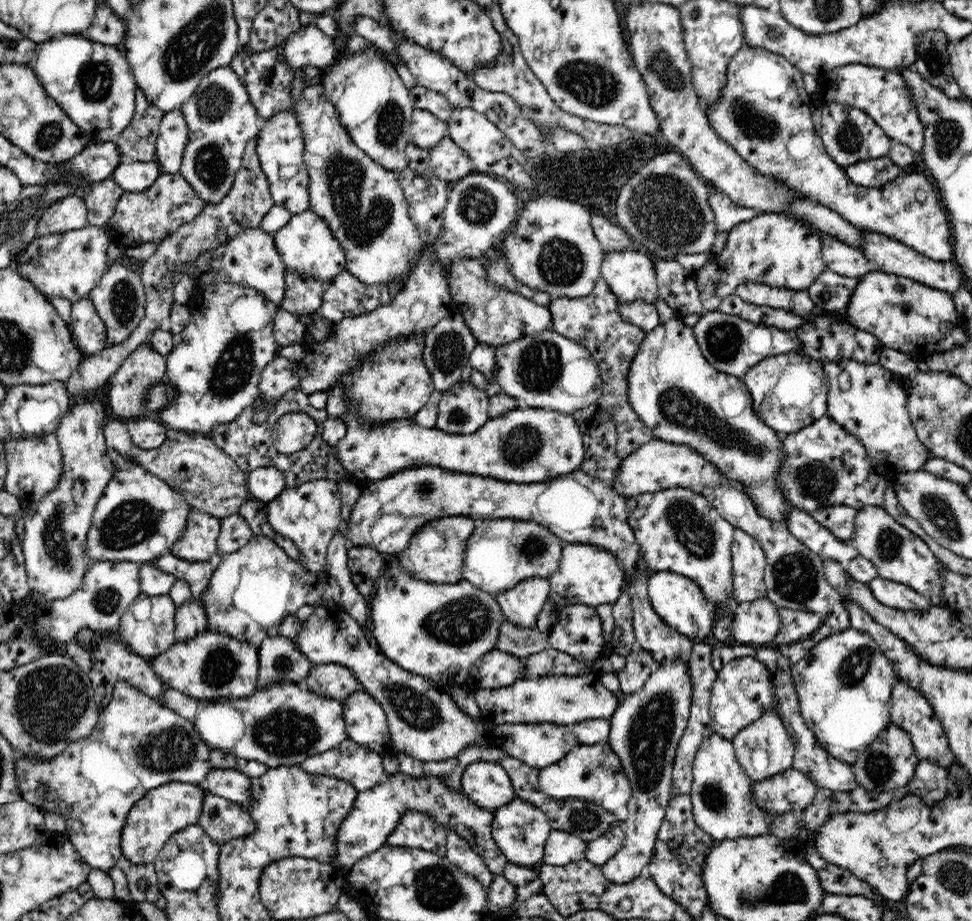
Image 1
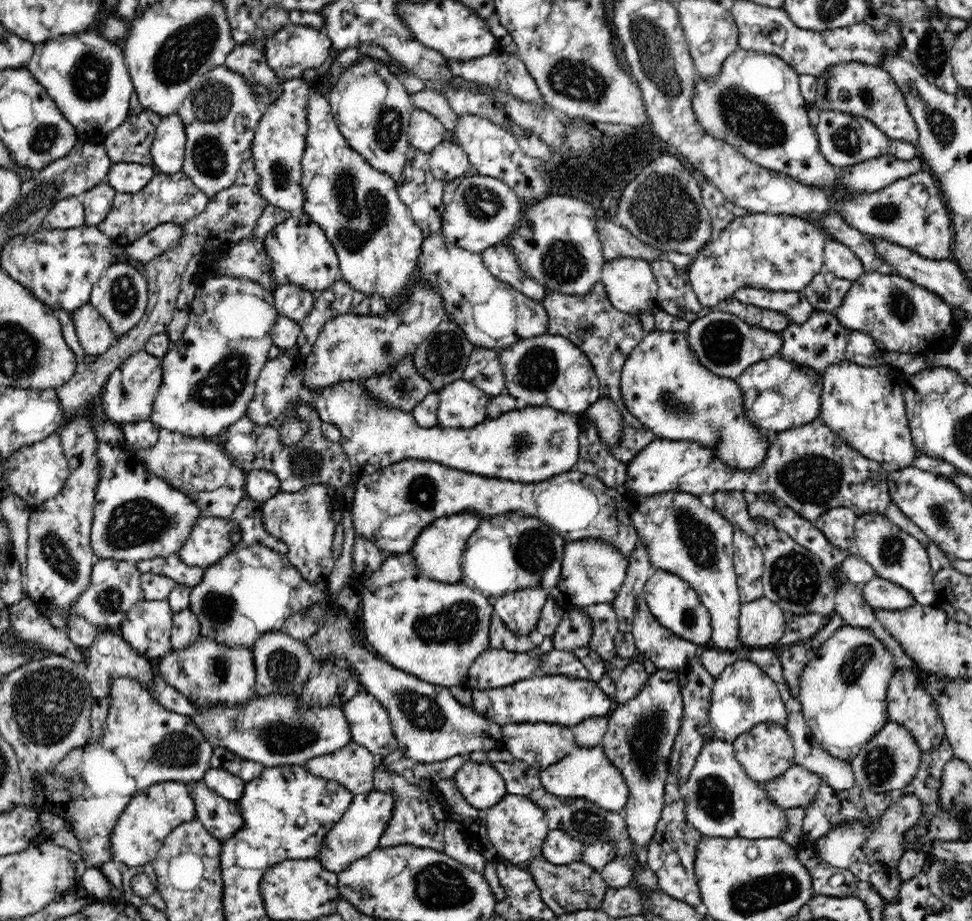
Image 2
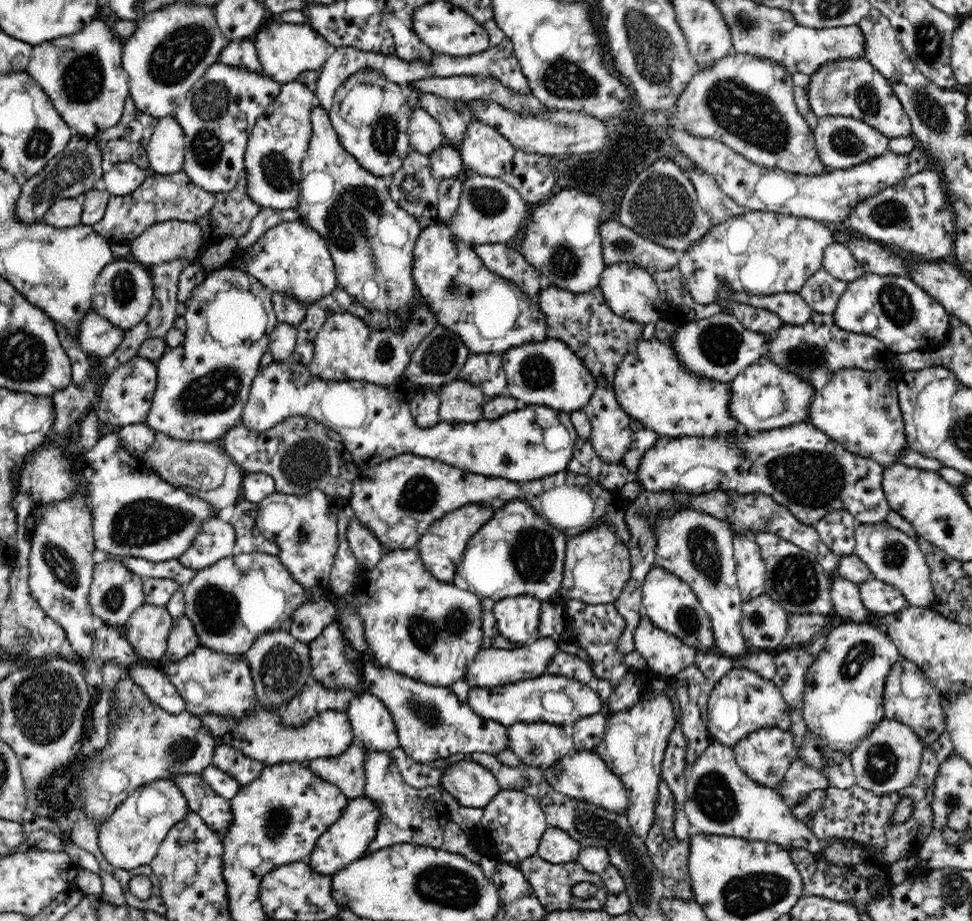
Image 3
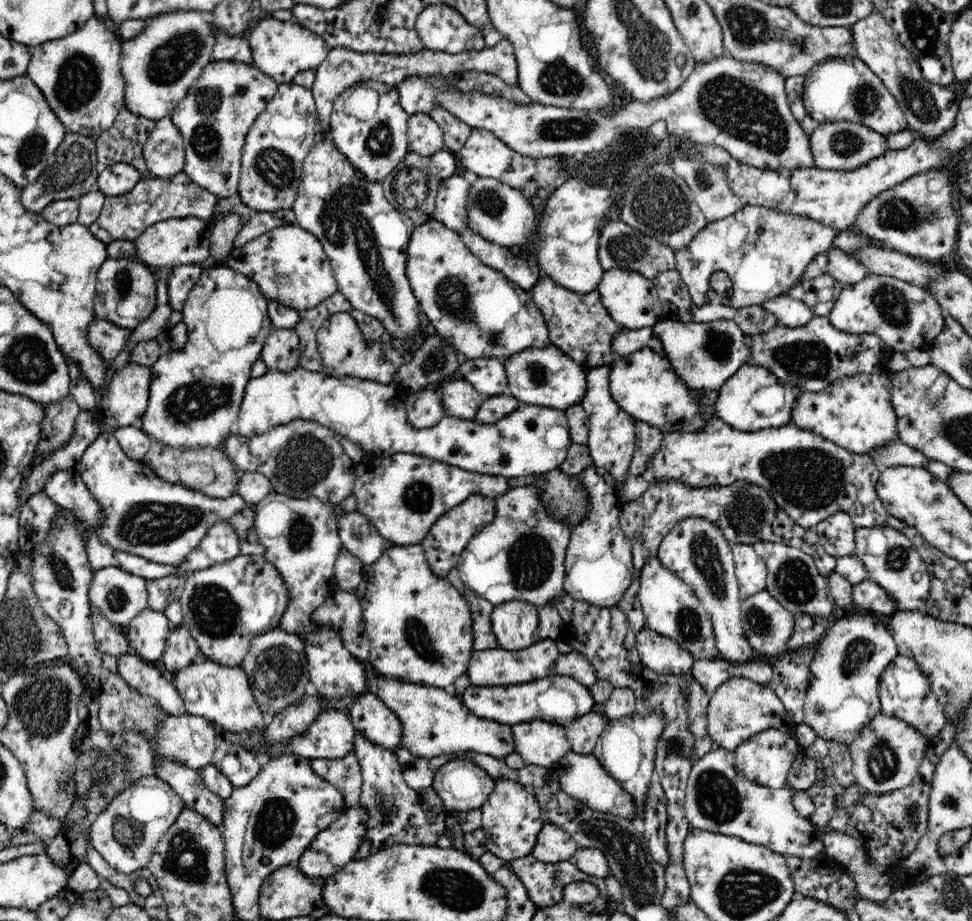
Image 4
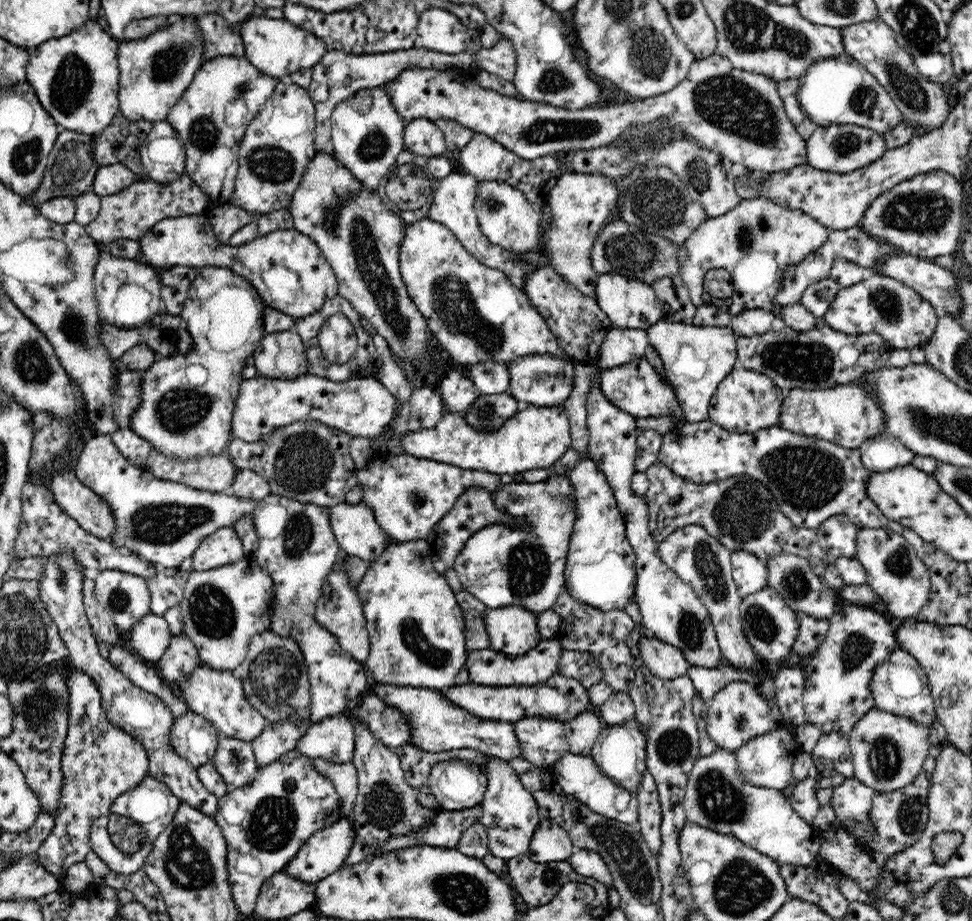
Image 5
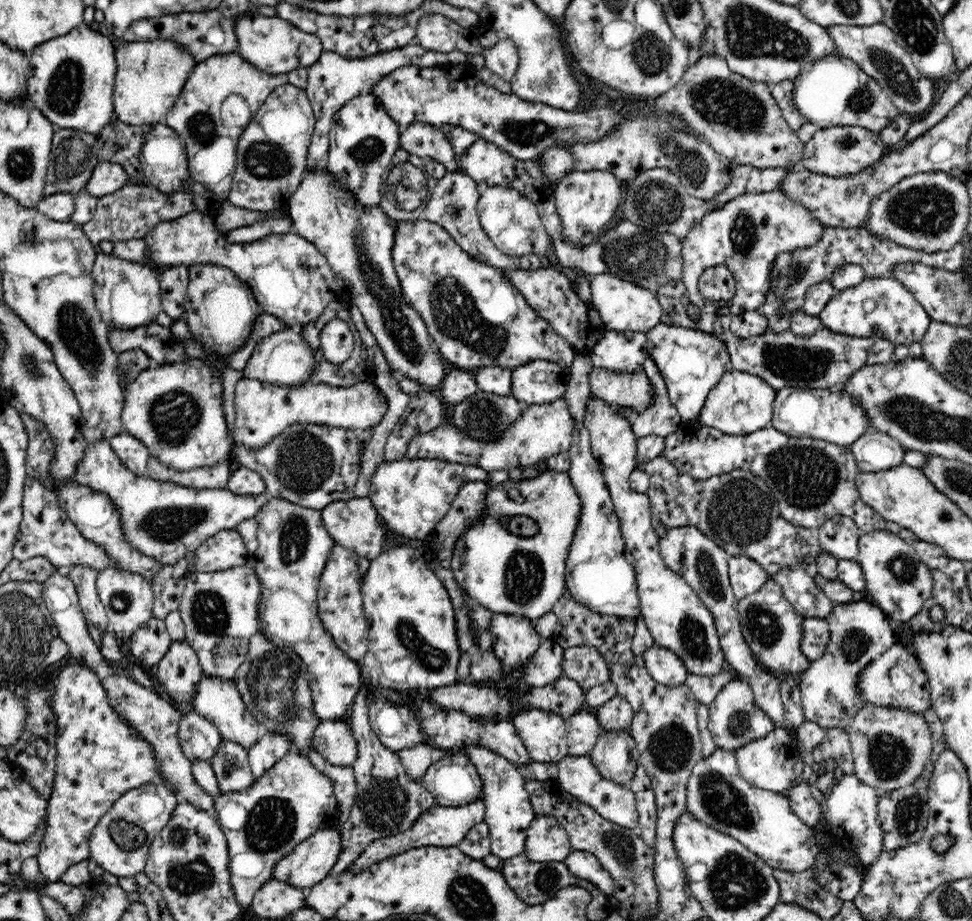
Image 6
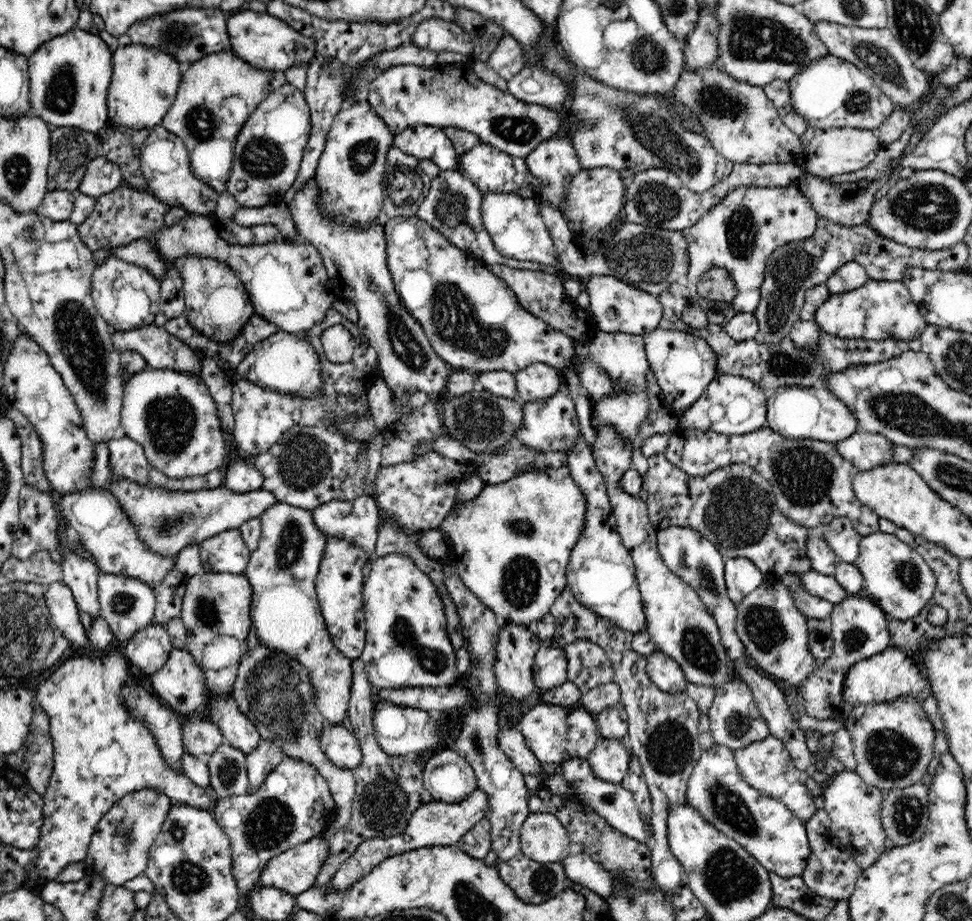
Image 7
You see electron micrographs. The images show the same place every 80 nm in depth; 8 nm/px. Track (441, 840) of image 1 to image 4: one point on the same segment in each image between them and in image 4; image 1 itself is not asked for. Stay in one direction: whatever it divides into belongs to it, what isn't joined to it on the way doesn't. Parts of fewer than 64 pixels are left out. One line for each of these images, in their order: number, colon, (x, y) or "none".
2: (418, 815)
3: (407, 815)
4: (396, 814)

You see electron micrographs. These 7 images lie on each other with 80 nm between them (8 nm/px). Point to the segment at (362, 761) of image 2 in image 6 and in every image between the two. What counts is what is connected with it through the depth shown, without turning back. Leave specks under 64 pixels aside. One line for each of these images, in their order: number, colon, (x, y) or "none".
3: (346, 771)
4: (344, 774)
5: (343, 776)
6: (272, 681)

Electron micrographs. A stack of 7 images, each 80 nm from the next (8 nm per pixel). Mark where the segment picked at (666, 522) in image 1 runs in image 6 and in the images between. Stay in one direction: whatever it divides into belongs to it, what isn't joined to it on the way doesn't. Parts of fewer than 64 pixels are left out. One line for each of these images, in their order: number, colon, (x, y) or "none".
2: (683, 537)
3: (698, 548)
4: (695, 550)
5: (702, 562)
6: (703, 564)

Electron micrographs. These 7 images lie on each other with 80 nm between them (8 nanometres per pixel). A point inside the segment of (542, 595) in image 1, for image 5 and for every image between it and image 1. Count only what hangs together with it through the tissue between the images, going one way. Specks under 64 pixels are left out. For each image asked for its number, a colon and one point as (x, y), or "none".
2: (519, 611)
3: (517, 618)
4: (515, 624)
5: (513, 631)

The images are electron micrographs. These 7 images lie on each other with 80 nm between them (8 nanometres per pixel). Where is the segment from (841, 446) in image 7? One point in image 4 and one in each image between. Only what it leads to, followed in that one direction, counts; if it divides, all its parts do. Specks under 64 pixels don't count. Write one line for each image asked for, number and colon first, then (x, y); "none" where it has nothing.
4: (895, 453)
5: (883, 452)
6: (874, 451)

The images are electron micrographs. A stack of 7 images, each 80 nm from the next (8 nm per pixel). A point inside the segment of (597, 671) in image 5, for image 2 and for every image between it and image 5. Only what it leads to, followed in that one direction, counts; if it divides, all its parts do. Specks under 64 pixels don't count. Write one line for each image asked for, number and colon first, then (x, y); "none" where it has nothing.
2: (556, 662)
3: (563, 664)
4: (574, 664)

